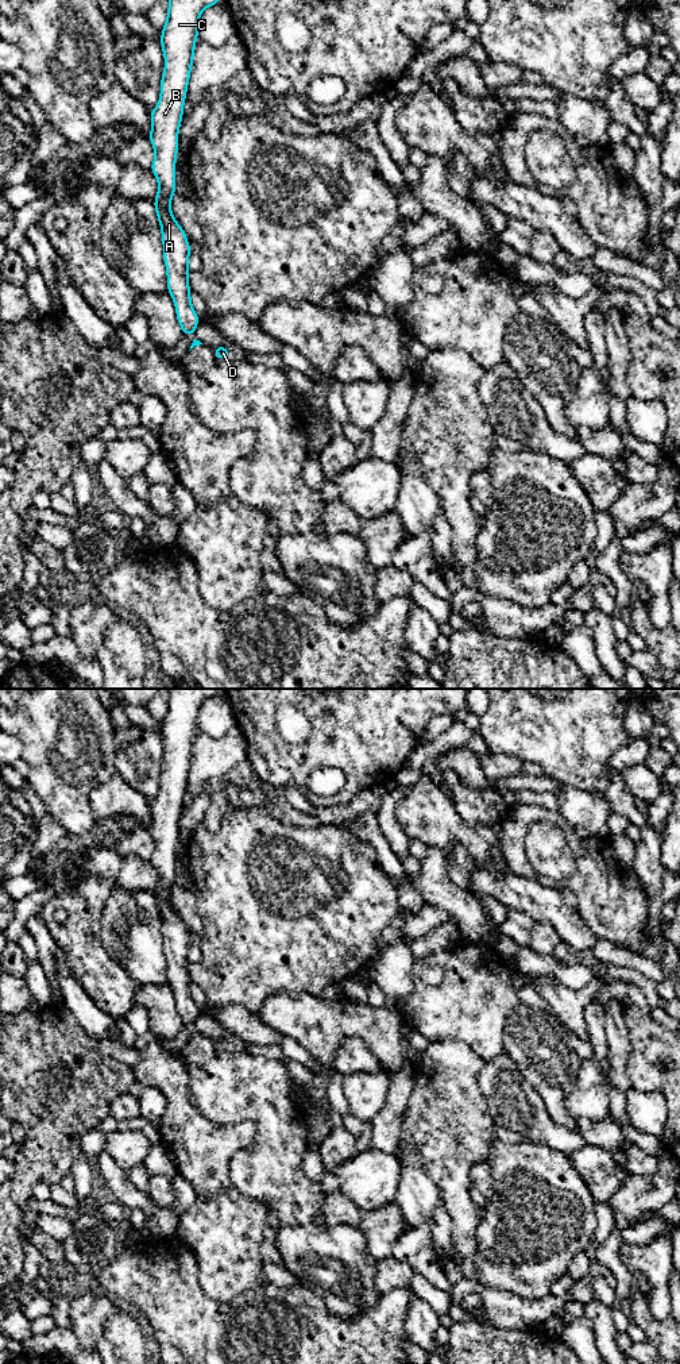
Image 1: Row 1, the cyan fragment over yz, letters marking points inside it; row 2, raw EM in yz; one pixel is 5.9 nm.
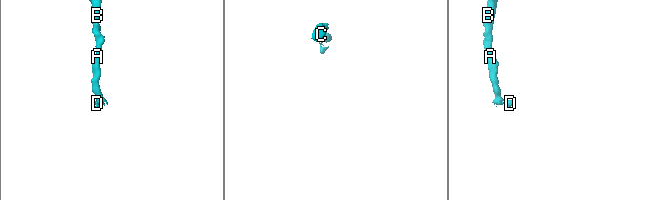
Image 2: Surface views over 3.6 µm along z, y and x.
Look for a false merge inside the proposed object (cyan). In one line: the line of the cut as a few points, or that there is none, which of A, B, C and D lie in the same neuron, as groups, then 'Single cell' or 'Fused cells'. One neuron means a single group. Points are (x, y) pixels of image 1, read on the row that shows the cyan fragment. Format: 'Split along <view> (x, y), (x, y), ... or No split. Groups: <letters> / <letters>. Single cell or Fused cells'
No split. Groups: A B C D. Single cell

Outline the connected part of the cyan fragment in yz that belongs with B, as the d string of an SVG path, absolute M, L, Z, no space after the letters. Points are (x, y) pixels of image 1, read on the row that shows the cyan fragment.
M169 0L167 19L159 41L165 54L161 99L155 109L150 111L152 127L148 139L155 149L150 170L159 184L152 203L161 223L167 292L174 300L183 336L194 335L200 319L192 307L188 282L190 246L171 213L170 203L175 193L178 128L183 119L182 108L198 38L198 18L206 7L219 1L221 0Z

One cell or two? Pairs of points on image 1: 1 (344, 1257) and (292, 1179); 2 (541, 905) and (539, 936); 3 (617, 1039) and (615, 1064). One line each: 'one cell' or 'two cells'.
1: two cells
2: two cells
3: one cell

